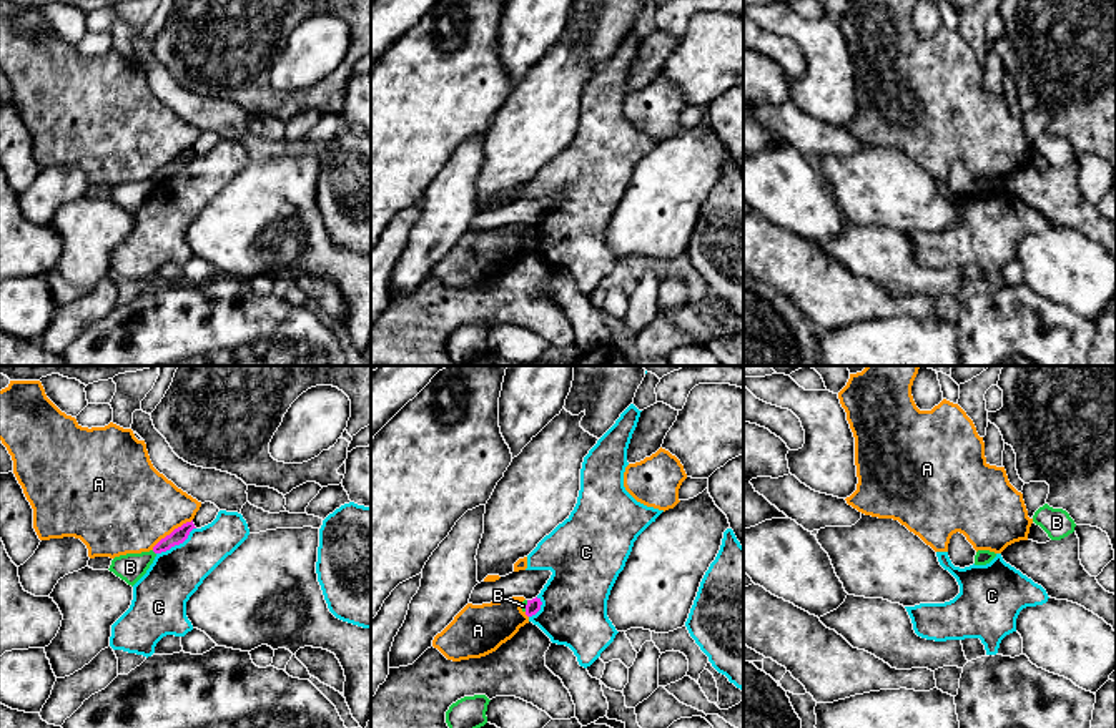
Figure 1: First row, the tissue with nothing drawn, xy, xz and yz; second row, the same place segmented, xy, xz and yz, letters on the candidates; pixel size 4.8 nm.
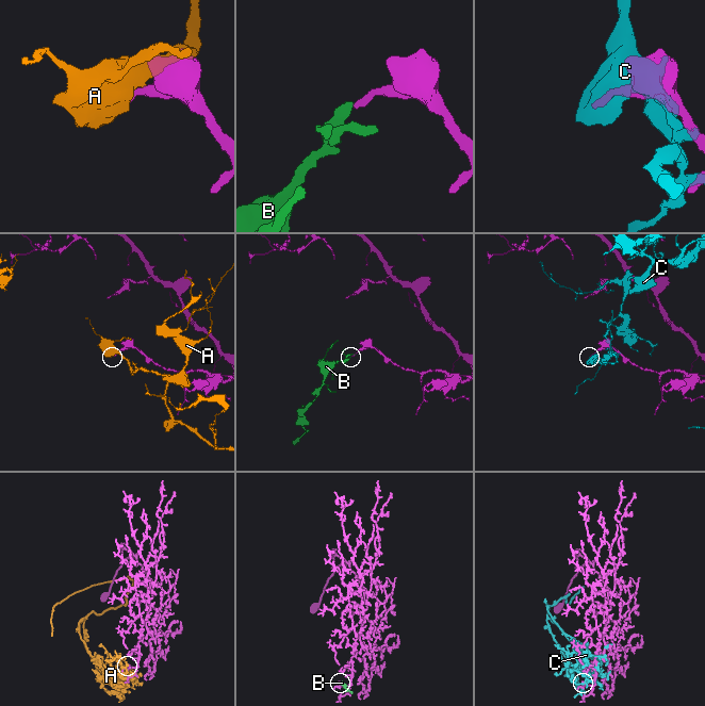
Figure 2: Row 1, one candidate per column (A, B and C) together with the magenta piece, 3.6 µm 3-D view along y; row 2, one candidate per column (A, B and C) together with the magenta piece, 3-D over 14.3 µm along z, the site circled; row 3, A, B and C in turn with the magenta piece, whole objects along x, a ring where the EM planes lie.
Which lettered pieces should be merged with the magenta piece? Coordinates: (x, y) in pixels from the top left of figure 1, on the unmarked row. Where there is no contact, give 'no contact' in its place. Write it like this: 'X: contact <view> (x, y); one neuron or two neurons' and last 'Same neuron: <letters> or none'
A: contact xy (173, 158); two neurons
B: contact xz (526, 233); two neurons
C: contact xy (177, 172); two neurons
Same neuron: none

